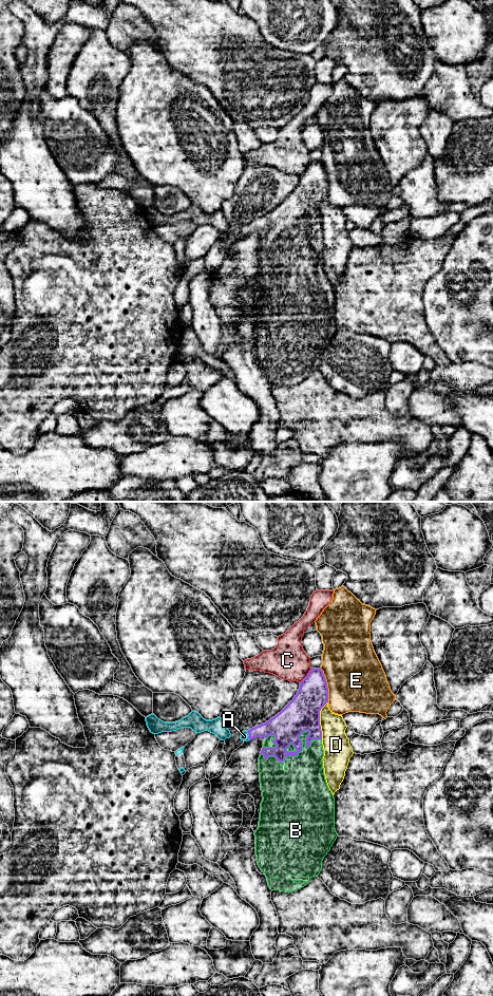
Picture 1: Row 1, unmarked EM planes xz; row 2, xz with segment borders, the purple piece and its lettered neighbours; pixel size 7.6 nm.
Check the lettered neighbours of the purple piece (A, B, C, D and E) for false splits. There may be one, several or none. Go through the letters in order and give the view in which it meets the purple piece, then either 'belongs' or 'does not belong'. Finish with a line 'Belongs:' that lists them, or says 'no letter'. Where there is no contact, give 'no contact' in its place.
A: meets purple in xz; belongs
B: meets purple in xz; belongs
C: meets purple in xz; does not belong
D: meets purple in xz; does not belong
E: meets purple in xz; does not belong
Belongs: A, B

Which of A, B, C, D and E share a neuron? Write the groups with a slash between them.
A B / C / D / E

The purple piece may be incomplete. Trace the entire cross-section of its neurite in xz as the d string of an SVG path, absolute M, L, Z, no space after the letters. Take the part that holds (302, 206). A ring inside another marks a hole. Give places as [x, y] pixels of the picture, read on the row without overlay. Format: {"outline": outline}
{"outline": "M311 162L300 175L293 192L274 210L248 224L241 232L265 230L259 250L263 294L255 328L258 358L267 371L271 383L291 386L308 374L291 370L312 371L322 362L322 354L338 327L335 322L335 292L323 261L324 243L320 204L328 195L328 181L321 162Z"}

